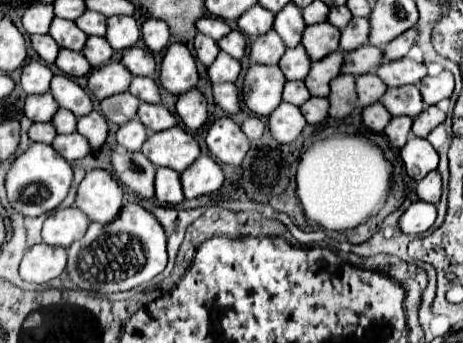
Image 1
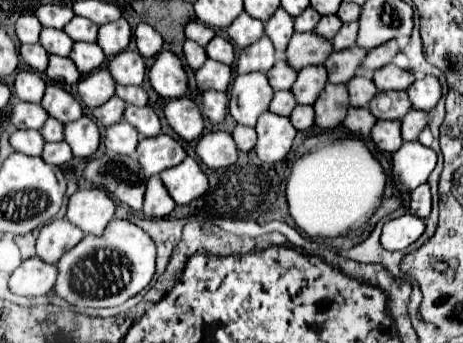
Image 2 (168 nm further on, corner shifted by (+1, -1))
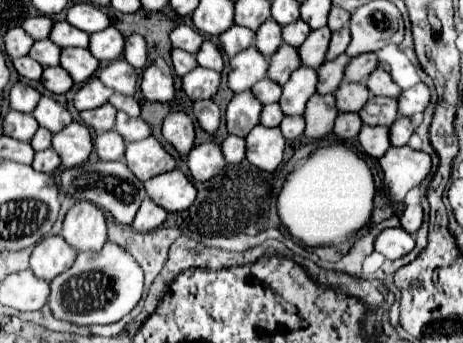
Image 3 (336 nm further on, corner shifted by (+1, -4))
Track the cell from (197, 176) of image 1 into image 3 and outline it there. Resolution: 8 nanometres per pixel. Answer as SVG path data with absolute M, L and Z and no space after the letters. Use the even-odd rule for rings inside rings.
M179 168L147 180L145 190L147 196L167 212L187 210L197 196L193 182Z

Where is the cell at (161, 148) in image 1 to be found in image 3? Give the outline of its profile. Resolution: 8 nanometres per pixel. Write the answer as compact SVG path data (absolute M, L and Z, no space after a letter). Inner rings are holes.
M153 136L127 144L125 164L141 182L175 168L175 160L171 158L171 154L167 154L159 140Z

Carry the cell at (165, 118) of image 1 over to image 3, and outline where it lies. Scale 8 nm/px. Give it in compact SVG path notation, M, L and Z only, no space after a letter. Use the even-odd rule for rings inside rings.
M125 112L117 114L115 130L125 138L125 142L135 142L151 136L151 128L145 124L143 118L129 118Z

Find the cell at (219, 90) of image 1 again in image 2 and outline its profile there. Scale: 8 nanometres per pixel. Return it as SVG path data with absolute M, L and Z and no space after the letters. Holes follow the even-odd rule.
M205 91L203 93L203 115L213 121L219 123L225 119L227 115L227 95L221 91Z

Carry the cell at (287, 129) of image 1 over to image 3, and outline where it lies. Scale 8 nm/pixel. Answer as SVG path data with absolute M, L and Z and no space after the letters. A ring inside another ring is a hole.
M259 124L245 136L247 144L247 160L267 172L273 172L281 160L283 160L283 148L285 138L281 138L281 132L277 128L261 128Z

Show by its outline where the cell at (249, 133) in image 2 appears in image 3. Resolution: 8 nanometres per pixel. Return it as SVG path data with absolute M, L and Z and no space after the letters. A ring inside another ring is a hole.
M227 136L221 144L227 164L239 164L245 158L245 140L237 136Z

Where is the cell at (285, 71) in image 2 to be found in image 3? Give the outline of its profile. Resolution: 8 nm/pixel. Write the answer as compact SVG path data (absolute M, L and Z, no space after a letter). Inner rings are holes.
M265 78L261 82L257 82L251 88L251 94L261 102L261 104L273 104L277 102L277 98L281 98L281 86L275 86L273 80Z

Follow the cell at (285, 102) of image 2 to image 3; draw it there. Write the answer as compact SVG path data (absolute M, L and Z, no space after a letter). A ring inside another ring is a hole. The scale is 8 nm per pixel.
M277 104L263 106L263 110L261 110L261 126L275 128L275 126L281 124L281 120L283 120L283 114L281 114L281 108Z

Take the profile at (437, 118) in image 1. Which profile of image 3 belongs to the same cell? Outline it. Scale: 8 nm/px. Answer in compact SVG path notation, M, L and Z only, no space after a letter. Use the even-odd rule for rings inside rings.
M399 116L389 126L389 142L391 142L391 146L405 146L411 134L413 134L413 126L411 126L411 120L405 118L405 116Z

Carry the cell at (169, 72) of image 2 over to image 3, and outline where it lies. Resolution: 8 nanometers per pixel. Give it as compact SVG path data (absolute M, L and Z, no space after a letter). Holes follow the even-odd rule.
M157 58L141 76L141 92L149 102L169 102L175 98L173 74L163 58Z

